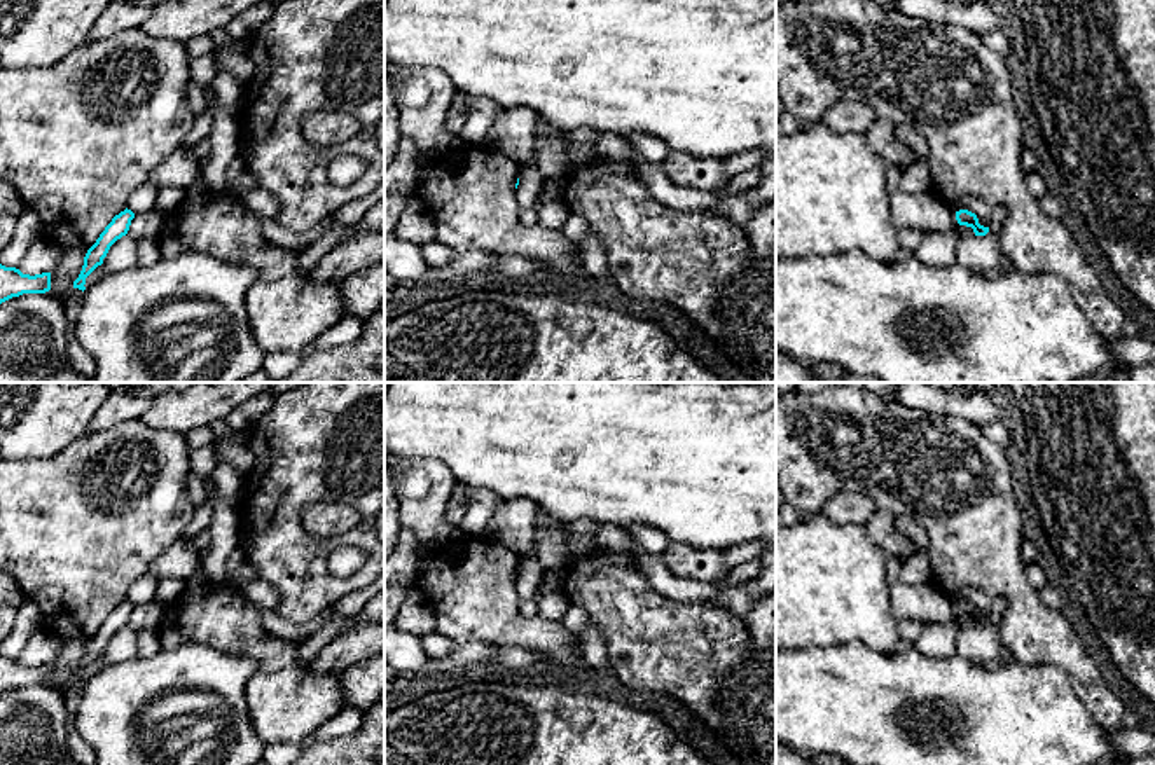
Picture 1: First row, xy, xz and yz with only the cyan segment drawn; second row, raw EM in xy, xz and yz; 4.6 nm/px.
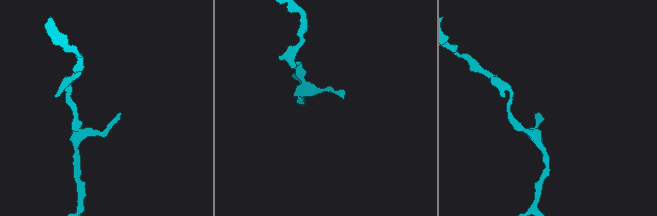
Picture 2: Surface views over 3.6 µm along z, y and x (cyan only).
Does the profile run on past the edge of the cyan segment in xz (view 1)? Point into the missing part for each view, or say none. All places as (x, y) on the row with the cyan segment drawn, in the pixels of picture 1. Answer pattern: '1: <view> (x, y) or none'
1: none

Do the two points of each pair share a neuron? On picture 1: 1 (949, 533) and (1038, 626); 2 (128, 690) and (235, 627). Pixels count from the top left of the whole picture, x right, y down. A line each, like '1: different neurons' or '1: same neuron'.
1: same neuron
2: different neurons

